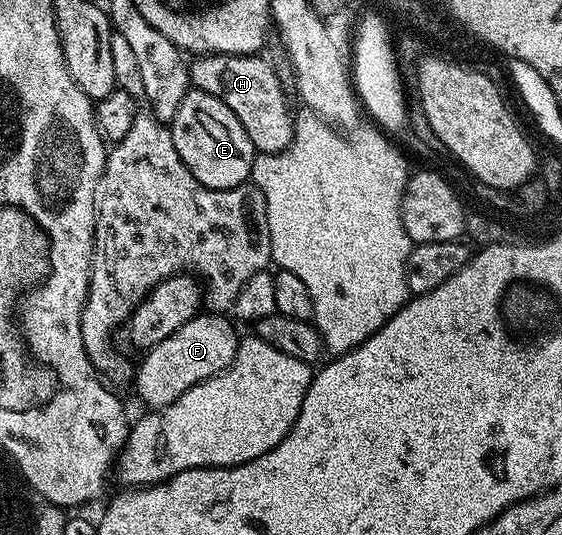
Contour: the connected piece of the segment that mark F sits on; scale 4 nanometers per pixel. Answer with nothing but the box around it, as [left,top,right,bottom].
[135,311,239,410]

